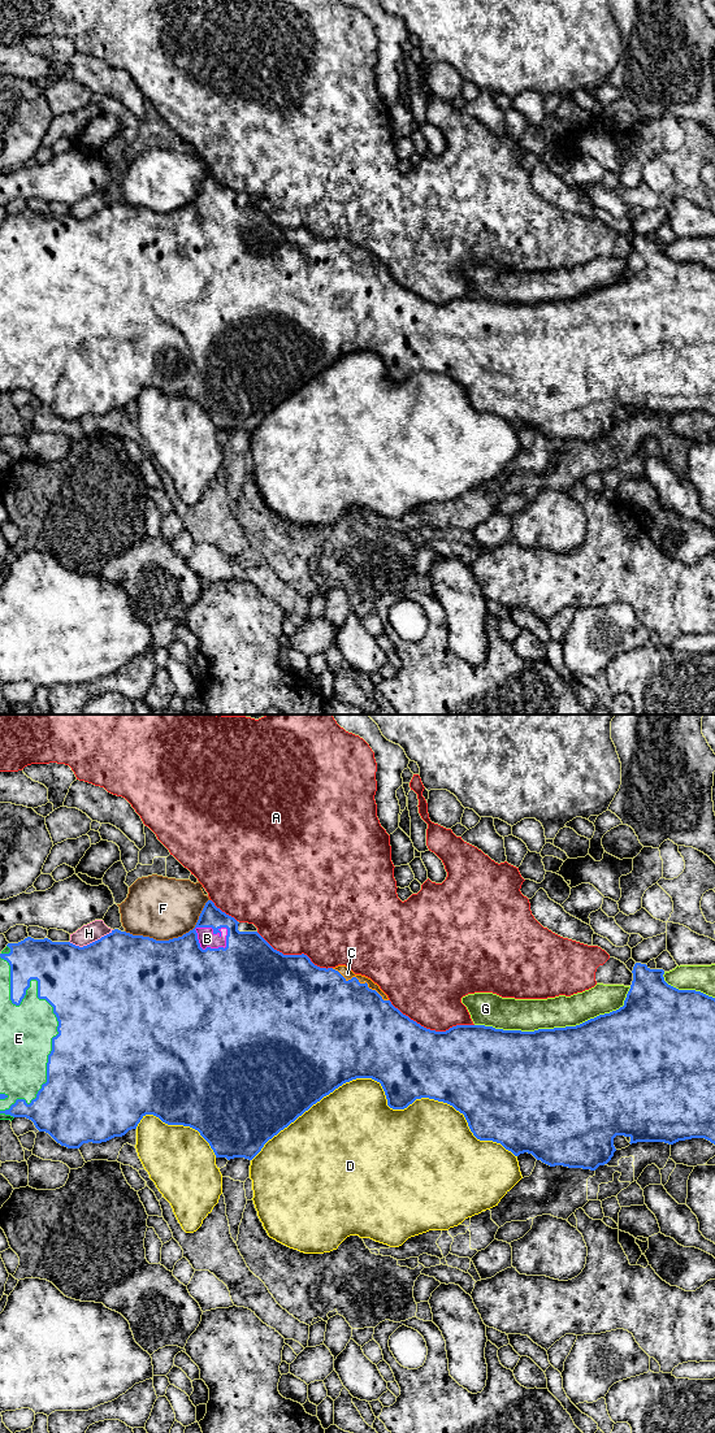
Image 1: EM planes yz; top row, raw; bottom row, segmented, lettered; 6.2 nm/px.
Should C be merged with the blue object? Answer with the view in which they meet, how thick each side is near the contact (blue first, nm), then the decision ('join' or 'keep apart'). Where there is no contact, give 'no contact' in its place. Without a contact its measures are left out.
contact in yz; calibres 500 and 70 nm; join

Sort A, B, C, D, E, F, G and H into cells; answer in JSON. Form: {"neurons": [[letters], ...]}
{"neurons": [["A"], ["B", "C", "E"], ["D"], ["F"], ["G"], ["H"]]}

